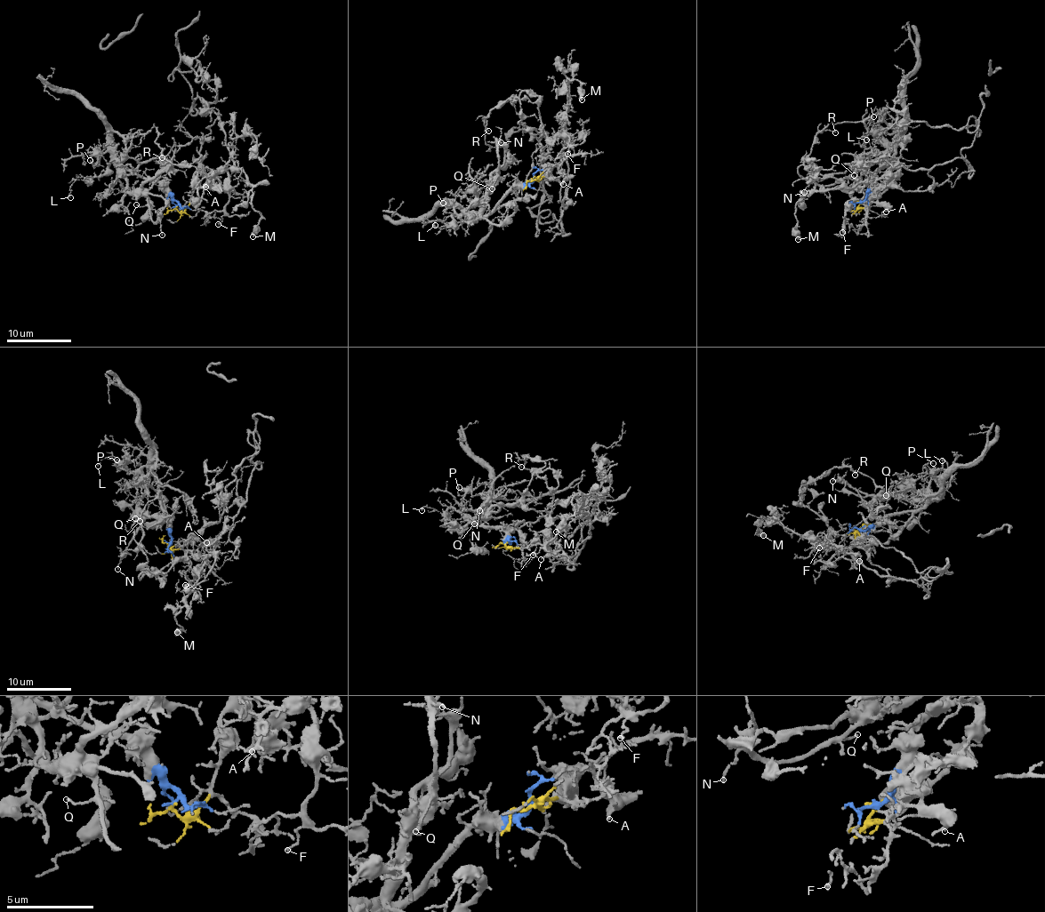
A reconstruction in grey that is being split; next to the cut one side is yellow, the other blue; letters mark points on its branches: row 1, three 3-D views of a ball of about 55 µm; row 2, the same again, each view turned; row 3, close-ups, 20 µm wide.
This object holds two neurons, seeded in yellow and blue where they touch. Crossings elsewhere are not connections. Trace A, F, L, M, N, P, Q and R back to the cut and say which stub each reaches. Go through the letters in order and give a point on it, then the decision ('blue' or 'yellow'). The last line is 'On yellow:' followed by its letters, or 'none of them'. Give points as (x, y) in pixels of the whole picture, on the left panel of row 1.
A: (205, 187) | yellow
F: (218, 224) | yellow
L: (70, 197) | blue
M: (253, 236) | yellow
N: (162, 235) | blue
P: (90, 160) | blue
Q: (136, 204) | blue
R: (162, 157) | yellow
On yellow: A, F, M, R

